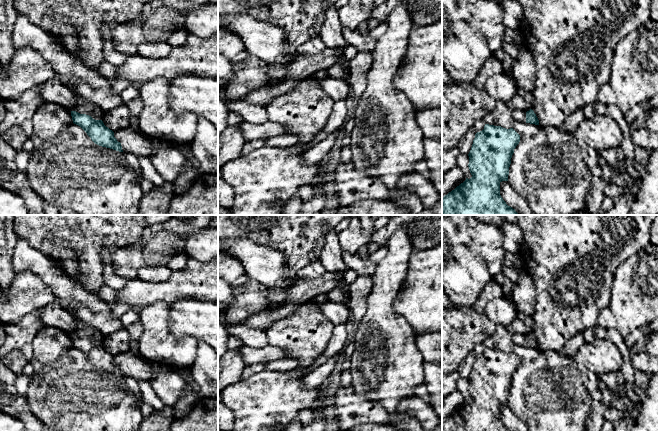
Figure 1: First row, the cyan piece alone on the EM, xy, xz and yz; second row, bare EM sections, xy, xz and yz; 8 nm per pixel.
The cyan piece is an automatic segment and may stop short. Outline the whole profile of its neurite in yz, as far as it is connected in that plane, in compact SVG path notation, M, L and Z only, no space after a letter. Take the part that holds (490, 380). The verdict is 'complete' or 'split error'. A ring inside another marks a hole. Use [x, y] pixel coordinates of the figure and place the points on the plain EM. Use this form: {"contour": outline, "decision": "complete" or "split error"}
{"contour": "M485 348L484 353L475 358L469 380L469 394L472 399L454 414L442 421L442 431L510 431L500 419L500 407L508 405L509 391L514 373L520 366L520 359L513 353Z", "decision": "complete"}

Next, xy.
{"contour": "M73 316L77 321L77 327L70 335L73 347L80 350L95 368L123 376L121 367L114 361L114 356L102 345L104 336L101 332Z", "decision": "split error"}

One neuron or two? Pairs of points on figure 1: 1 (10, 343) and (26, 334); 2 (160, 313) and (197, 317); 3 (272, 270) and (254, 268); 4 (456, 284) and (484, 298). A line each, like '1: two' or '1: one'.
1: one
2: two
3: one
4: two

